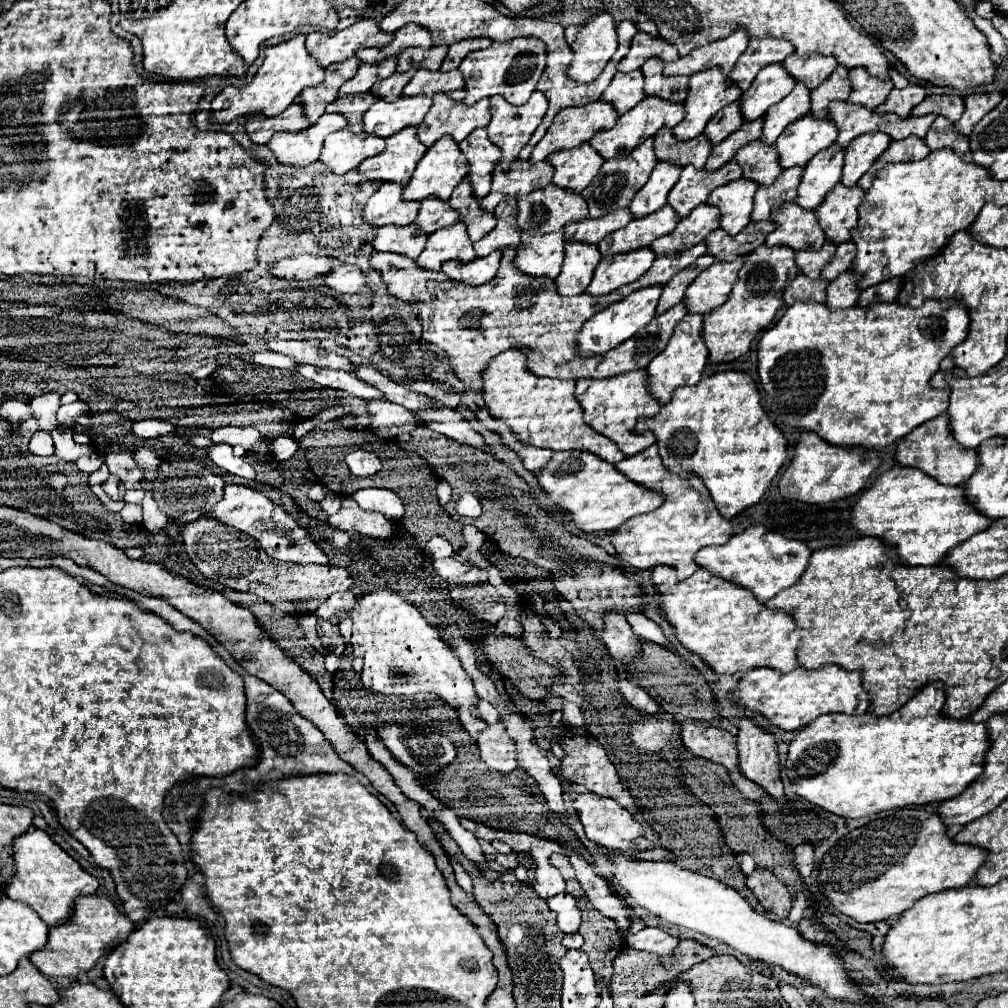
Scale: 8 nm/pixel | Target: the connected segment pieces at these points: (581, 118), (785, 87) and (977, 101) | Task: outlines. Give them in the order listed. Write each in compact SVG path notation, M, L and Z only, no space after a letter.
M593 101L581 107L565 107L555 115L545 137L533 147L531 161L543 161L553 151L573 149L583 141L589 141L599 129L613 127L617 117L619 115L613 103L607 101Z
M771 63L769 67L763 67L753 79L751 87L743 93L743 101L741 101L743 117L751 121L765 115L765 111L773 103L781 101L791 93L795 83L797 81L785 71L783 63Z
M993 91L993 93L973 93L965 97L965 113L963 117L955 123L957 131L961 131L963 135L969 135L973 131L973 127L991 111L991 107L995 107L1001 101L1003 93L1001 91Z

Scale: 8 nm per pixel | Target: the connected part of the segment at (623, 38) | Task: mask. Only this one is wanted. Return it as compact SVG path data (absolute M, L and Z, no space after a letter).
M621 21L621 23L619 23L619 47L617 47L615 55L609 59L607 71L609 71L613 65L617 65L617 61L629 51L629 43L631 43L631 39L633 39L635 33L637 33L637 27L635 27L633 21Z

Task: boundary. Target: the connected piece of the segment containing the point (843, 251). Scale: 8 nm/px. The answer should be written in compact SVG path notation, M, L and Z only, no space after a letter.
M847 241L847 243L837 245L837 251L835 251L831 263L821 271L821 277L833 281L837 275L841 275L843 271L851 269L853 259L855 259L855 251L857 251L857 247L855 247L853 241Z

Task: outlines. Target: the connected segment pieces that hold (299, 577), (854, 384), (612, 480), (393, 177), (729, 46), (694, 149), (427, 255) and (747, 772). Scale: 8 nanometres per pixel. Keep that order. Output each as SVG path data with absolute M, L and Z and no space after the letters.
M197 519L189 523L183 533L185 551L199 567L199 571L235 591L253 593L289 615L313 613L321 603L337 591L350 590L354 580L346 569L332 565L293 565L275 561L265 553L265 549L249 535L241 535L241 531L233 531L233 527L225 527L215 523L215 519Z
M797 301L759 341L757 367L765 391L763 407L773 423L815 431L833 445L887 447L917 425L947 411L949 389L935 389L929 381L951 349L967 337L969 323L969 311L961 301L951 301L947 309L941 301L927 301L921 309L893 301L833 311L823 303Z
M579 449L557 451L553 459L539 471L539 483L561 509L573 515L573 523L577 525L577 529L583 529L587 533L615 531L633 515L649 513L665 503L661 493L627 479L621 471L615 469L615 465L589 451Z
M405 127L387 137L387 149L365 159L359 165L359 171L371 181L395 181L407 185L415 165L425 153L427 147L417 139L417 127Z
M737 25L727 37L709 41L705 45L697 45L689 55L665 63L663 71L667 75L693 75L697 71L719 65L727 75L735 67L737 59L743 55L747 43L749 33L743 25Z
M661 127L661 131L655 135L655 155L661 161L703 167L713 149L713 143L705 137L707 135L703 133L697 139L679 141L669 127Z
M457 221L455 225L437 229L429 235L425 251L417 257L417 263L425 269L439 271L443 261L459 259L459 261L471 261L475 257L473 241L467 235L465 223Z
M743 717L739 723L739 769L747 779L753 779L777 801L785 803L777 737L763 727L757 727L753 719Z

